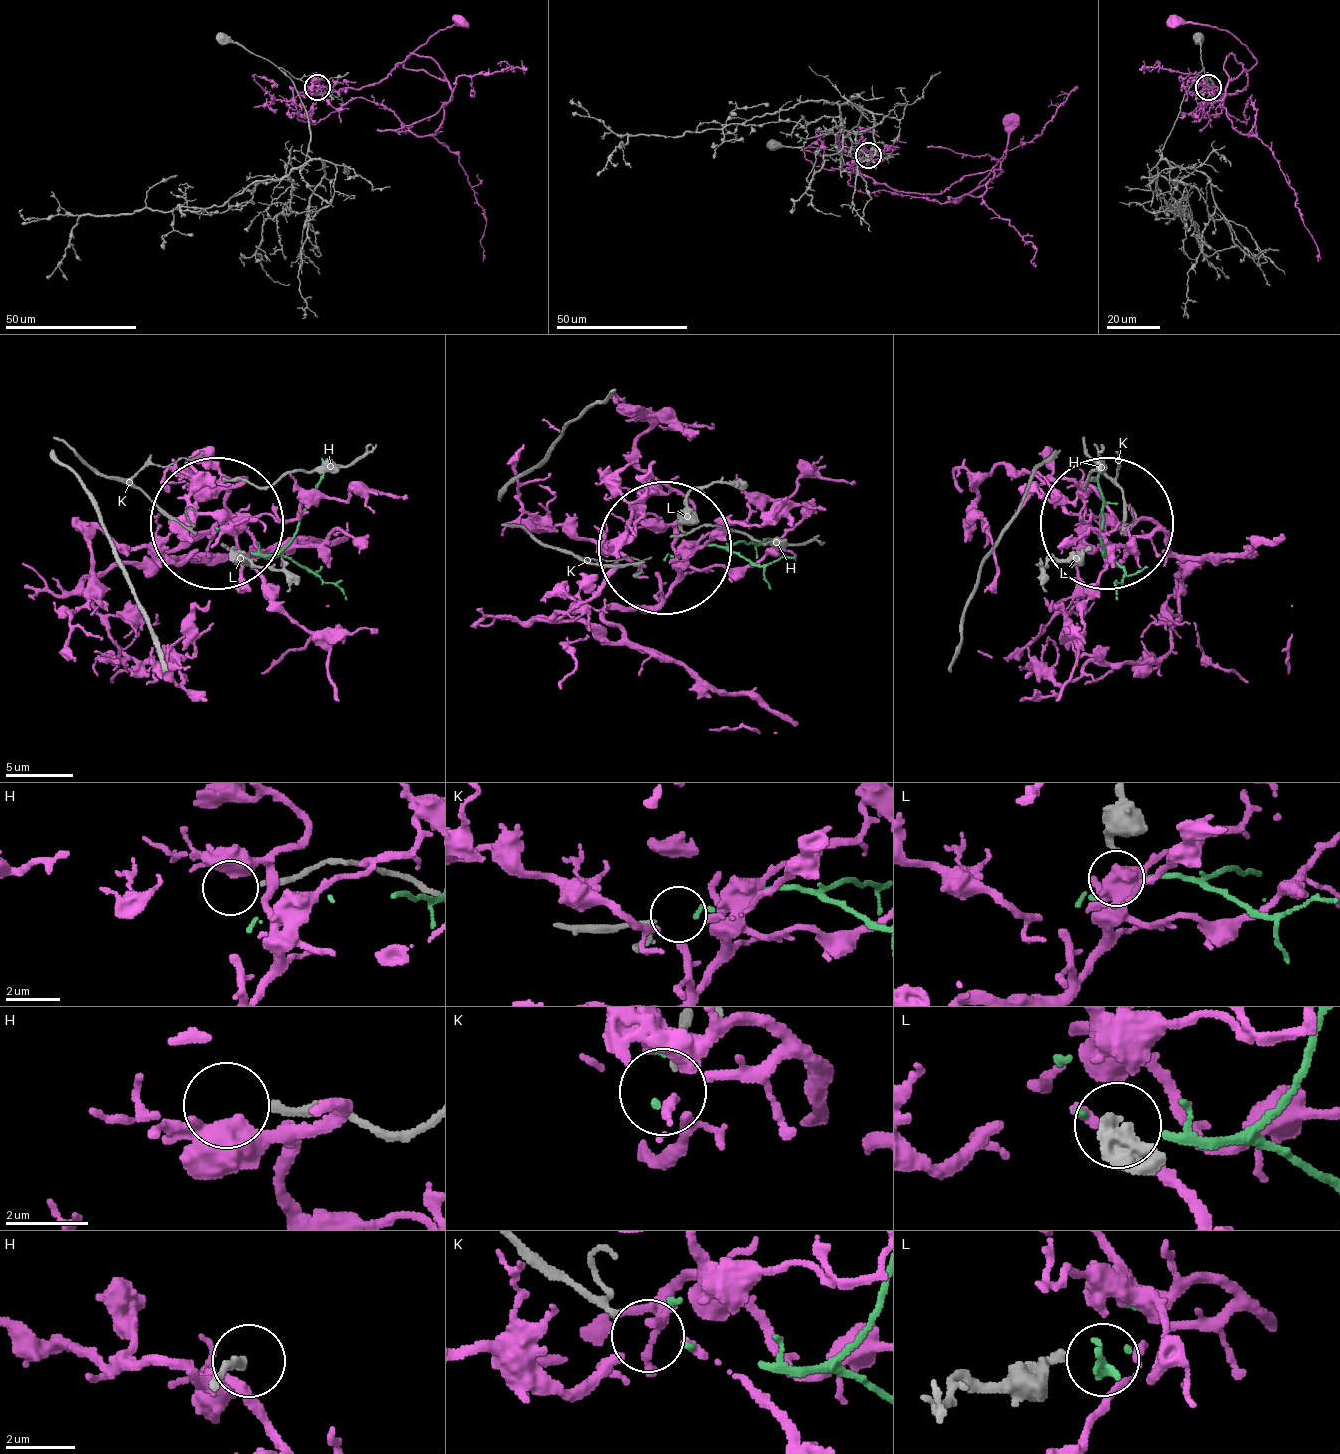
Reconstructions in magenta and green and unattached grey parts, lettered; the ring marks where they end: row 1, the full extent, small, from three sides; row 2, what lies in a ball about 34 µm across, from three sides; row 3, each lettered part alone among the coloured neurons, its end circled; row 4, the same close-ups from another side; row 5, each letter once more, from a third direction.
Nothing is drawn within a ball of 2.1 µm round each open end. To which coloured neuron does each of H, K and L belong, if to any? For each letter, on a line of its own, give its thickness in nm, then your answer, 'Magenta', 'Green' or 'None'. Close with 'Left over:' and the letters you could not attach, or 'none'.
H: Thickness 200 nm. None
K: Thickness 160 nm. Green
L: Thickness 340 nm. Magenta
Left over: H

